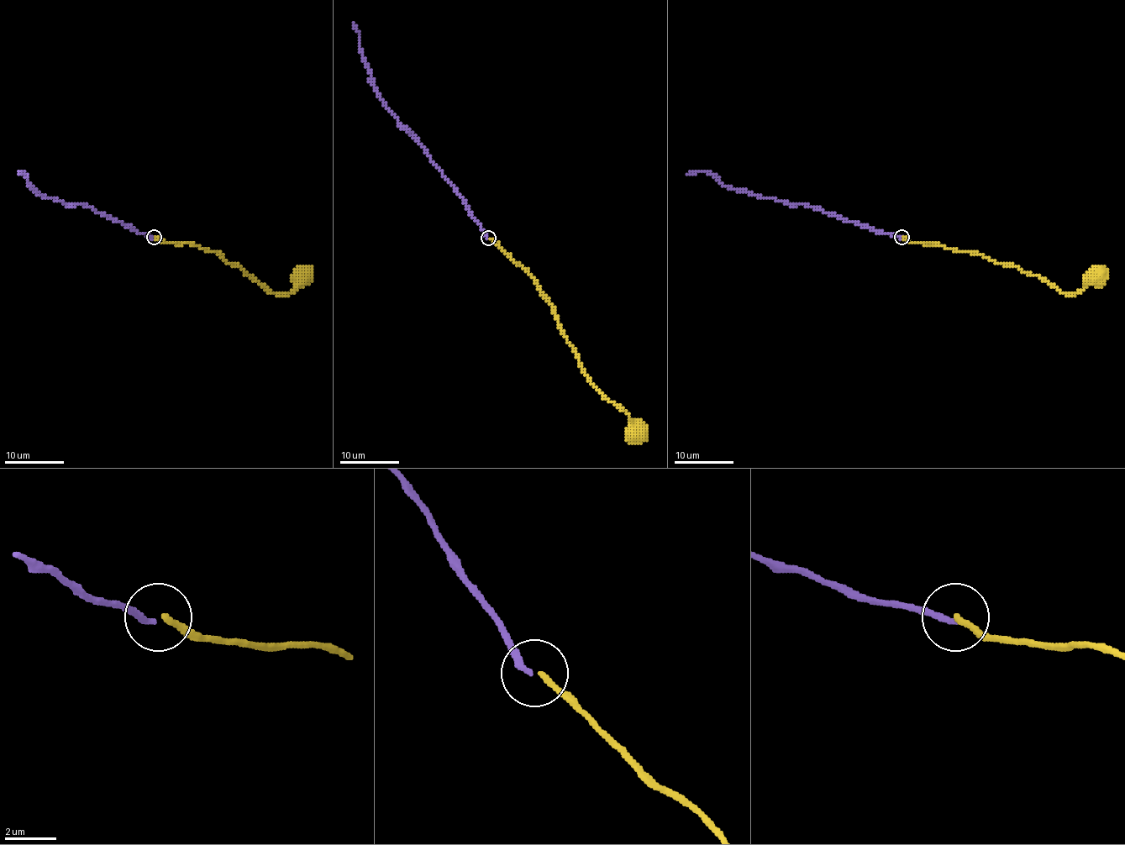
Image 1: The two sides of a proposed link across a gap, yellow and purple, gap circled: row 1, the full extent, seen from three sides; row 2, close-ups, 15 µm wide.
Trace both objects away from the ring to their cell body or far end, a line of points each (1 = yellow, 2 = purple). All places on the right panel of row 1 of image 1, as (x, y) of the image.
1: (902, 237), (910, 242), (938, 243), (949, 249), (967, 250), (1035, 274), (1065, 293), (1077, 293), (1096, 274)
2: (902, 237), (883, 234), (804, 205), (790, 205), (748, 191), (739, 191), (724, 186), (707, 172), (687, 174)

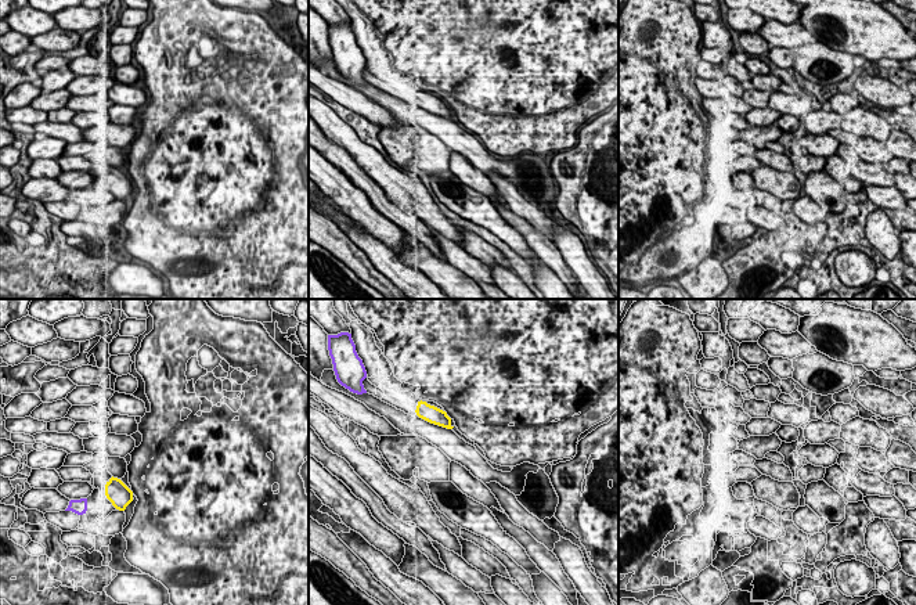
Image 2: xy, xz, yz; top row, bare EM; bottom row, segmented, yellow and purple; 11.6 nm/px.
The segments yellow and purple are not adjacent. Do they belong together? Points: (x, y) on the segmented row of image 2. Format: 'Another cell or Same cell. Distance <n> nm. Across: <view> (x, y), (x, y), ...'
Another cell. Distance 220 nm. Across: xy (105, 494), (86, 499)

